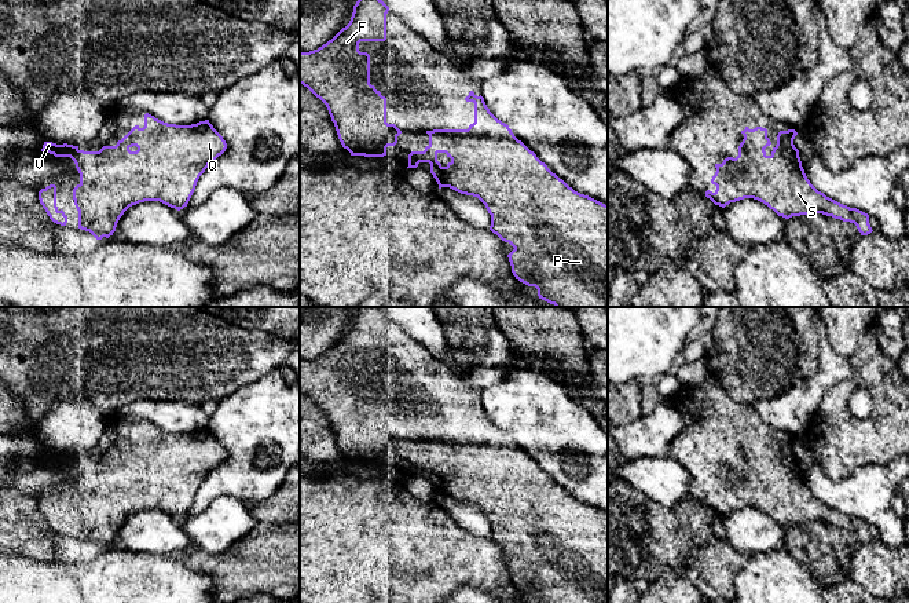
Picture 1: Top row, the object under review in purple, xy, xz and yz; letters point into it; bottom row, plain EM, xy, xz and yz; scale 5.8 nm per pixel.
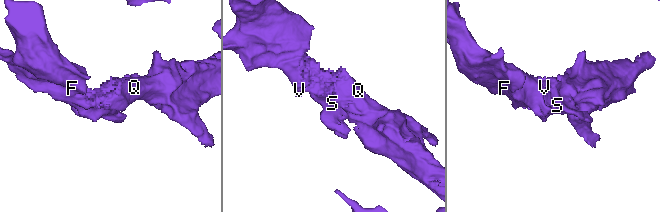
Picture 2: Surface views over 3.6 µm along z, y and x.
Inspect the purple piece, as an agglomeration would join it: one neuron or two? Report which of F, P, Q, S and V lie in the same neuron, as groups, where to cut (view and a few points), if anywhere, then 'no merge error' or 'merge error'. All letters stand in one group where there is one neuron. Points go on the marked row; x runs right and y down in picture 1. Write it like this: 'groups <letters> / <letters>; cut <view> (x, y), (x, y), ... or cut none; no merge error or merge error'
groups F P Q S V; cut none; no merge error

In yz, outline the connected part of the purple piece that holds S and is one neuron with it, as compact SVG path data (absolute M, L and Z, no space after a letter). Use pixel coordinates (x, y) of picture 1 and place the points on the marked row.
M745 127L741 134L744 139L738 146L738 156L715 164L716 172L711 183L716 190L705 191L705 197L715 205L725 208L730 202L754 198L785 219L822 213L854 223L861 235L873 231L868 213L826 197L810 183L793 145L798 135L795 129L778 132L770 156L765 151L771 145L766 128Z

